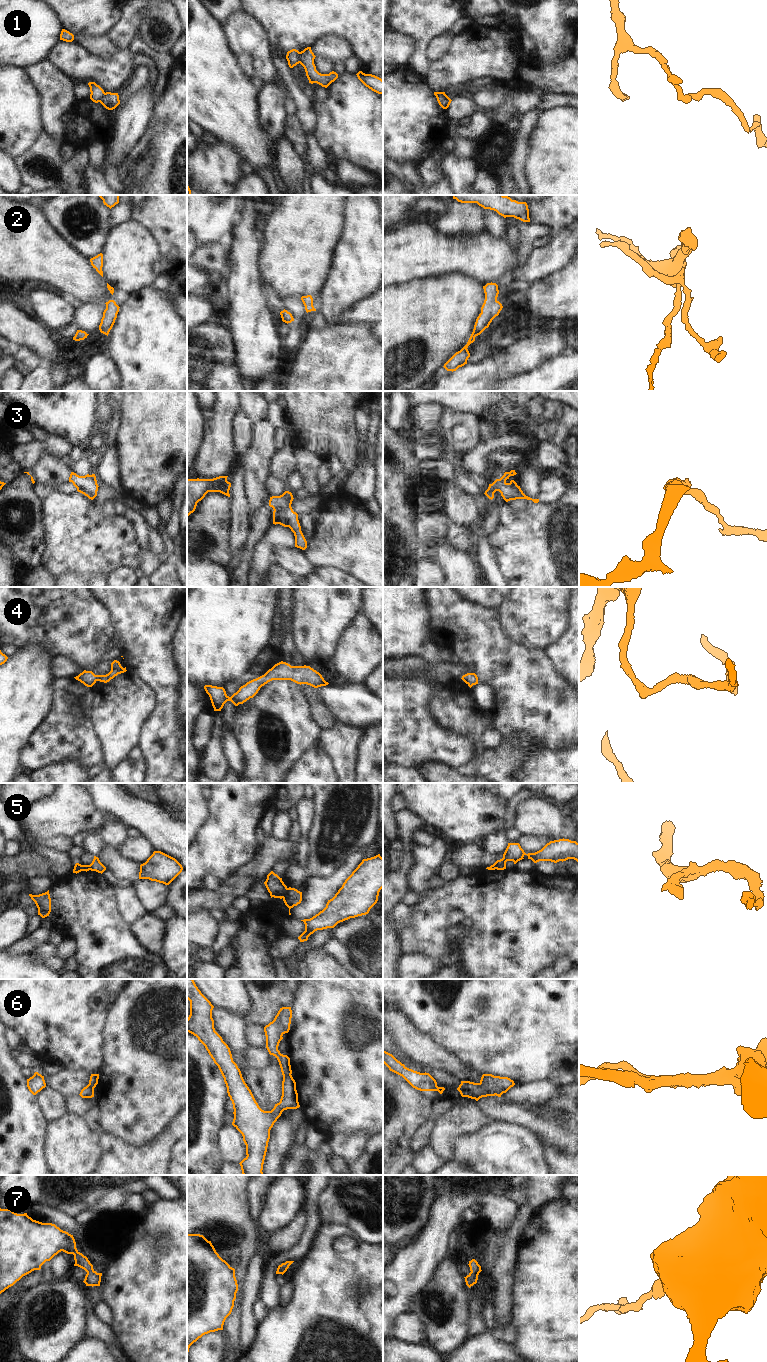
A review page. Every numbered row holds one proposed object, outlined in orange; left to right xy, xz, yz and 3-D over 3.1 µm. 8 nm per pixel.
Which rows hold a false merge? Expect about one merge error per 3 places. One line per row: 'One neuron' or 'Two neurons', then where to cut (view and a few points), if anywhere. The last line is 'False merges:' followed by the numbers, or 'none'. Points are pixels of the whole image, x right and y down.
1: Two neurons. Split along xz (300, 52), (298, 62)
2: One neuron. No split
3: One neuron. No split
4: One neuron. No split
5: Two neurons. Split along xz (288, 888), (283, 898)
6: Two neurons. Split along yz (478, 1083), (486, 1091), (495, 1094)
7: One neuron. No split
False merges: 1, 5, 6.

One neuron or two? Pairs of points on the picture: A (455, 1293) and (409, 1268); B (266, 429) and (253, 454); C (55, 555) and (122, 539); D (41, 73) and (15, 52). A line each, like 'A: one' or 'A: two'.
A: two
B: one
C: one
D: two

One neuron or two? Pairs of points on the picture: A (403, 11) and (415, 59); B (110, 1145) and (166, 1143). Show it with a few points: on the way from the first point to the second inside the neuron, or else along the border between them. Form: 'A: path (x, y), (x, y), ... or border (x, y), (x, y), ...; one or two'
A: path (415, 23), (420, 28), (420, 47); one
B: path (124, 1153), (152, 1153); one

